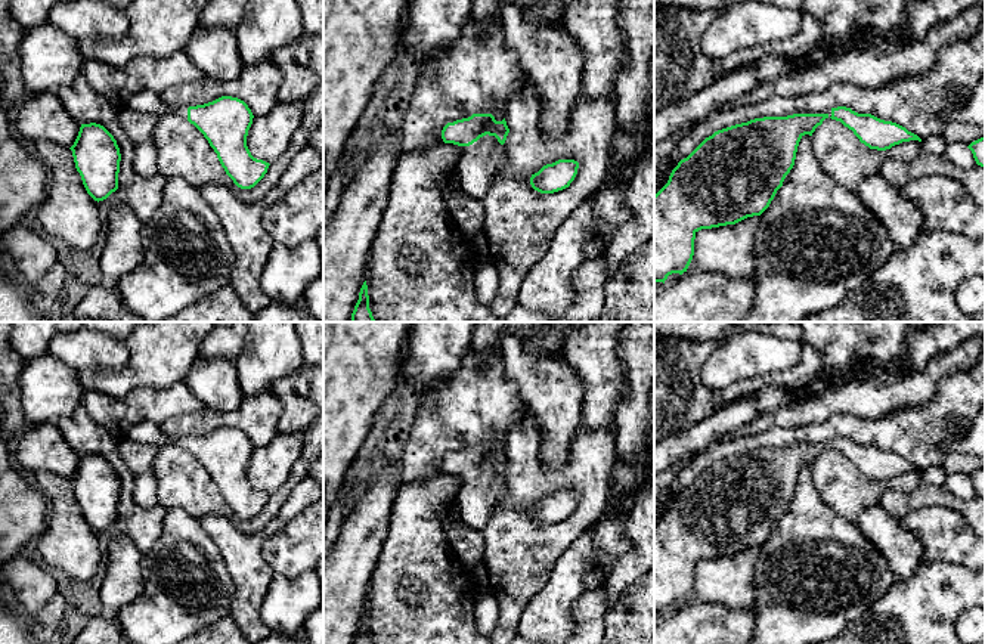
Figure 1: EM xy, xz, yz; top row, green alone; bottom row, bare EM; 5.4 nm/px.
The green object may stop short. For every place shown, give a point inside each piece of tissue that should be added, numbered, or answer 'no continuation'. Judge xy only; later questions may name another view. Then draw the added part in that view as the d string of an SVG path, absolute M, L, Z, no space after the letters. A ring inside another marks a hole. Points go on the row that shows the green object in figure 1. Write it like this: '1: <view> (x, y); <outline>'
1: xy (146, 102); M140 92L133 95L128 99L127 106L142 114L154 114L158 118L170 114L188 118L188 108L189 108L189 106L171 106L165 103L158 93L154 92Z

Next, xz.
1: xz (480, 163); M483 136L470 146L461 146L458 177L461 189L483 199L498 177L504 162L504 148L495 136Z

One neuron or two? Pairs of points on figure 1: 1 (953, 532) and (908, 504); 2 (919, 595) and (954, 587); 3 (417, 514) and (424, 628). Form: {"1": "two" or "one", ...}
{"1": "two", "2": "one", "3": "one"}

